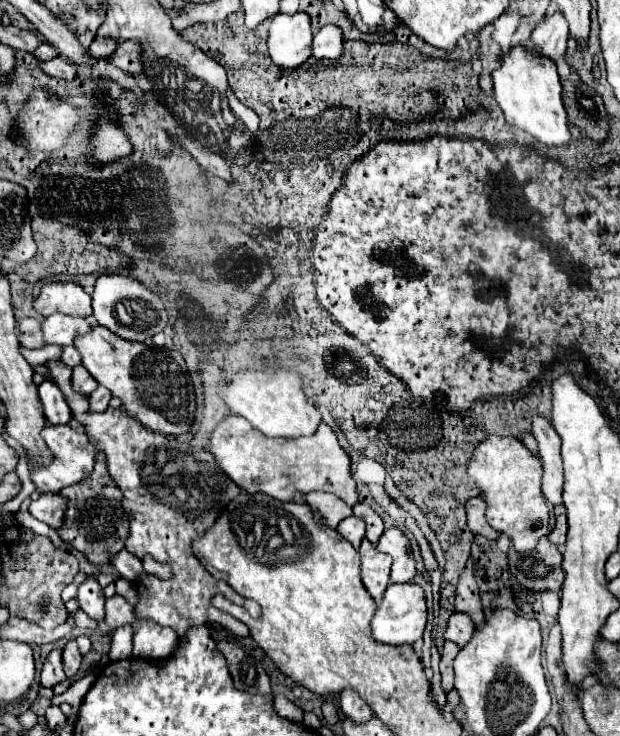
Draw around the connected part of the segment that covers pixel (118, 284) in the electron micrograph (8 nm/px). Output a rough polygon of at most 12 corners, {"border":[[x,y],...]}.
{"border":[[125,275],[97,277],[93,317],[127,341],[167,325],[157,293]]}

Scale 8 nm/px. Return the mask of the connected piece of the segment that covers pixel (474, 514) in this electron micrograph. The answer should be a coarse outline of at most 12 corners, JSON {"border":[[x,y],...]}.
{"border":[[481,497],[467,501],[467,523],[473,533],[497,539],[499,531],[485,519]]}

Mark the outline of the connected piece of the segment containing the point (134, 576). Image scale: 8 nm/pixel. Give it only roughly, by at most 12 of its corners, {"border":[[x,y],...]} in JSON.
{"border":[[127,549],[111,555],[111,565],[133,583],[143,571],[141,559]]}

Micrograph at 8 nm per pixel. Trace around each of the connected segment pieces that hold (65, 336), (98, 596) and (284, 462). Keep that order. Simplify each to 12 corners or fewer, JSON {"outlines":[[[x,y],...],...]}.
{"outlines":[[[53,313],[43,321],[45,343],[73,345],[91,331],[89,319]],[[89,575],[77,589],[79,607],[95,621],[105,617],[105,593]],[[247,419],[217,425],[209,451],[249,495],[323,491],[359,501],[351,457],[321,423],[269,439]]]}

